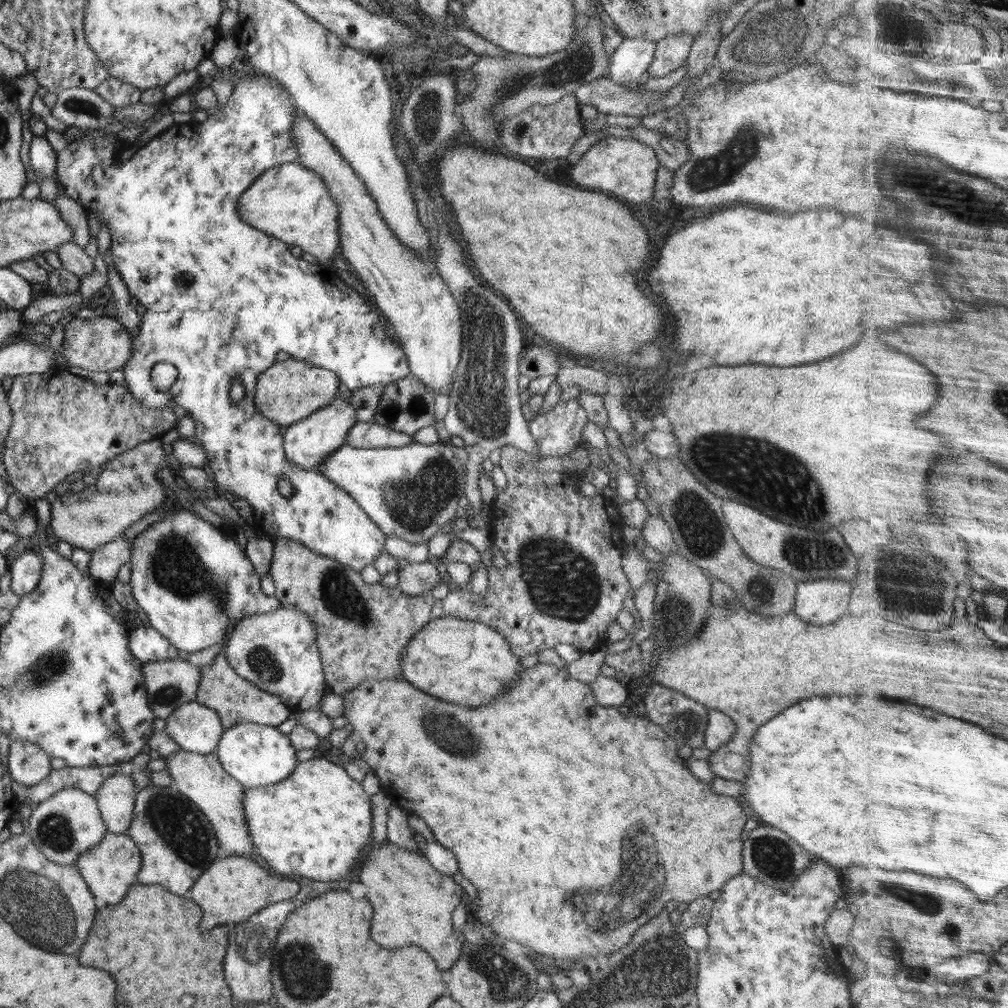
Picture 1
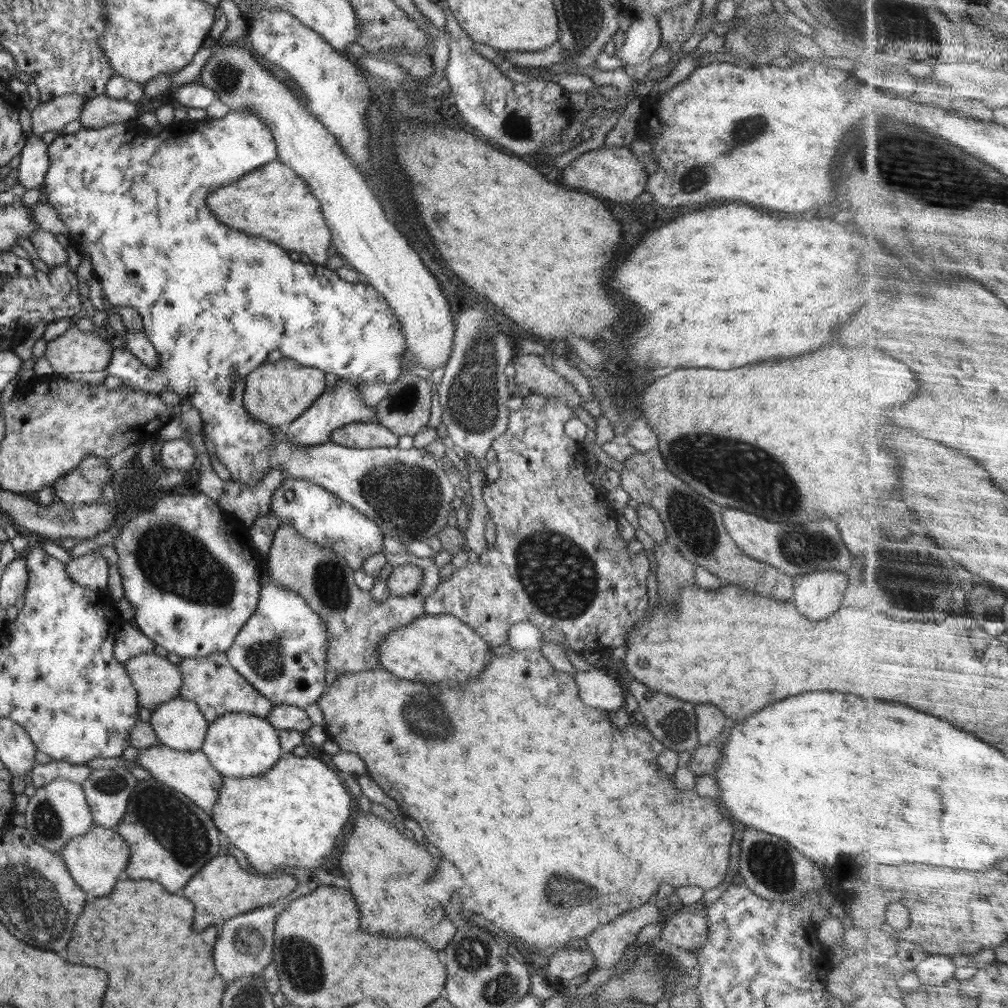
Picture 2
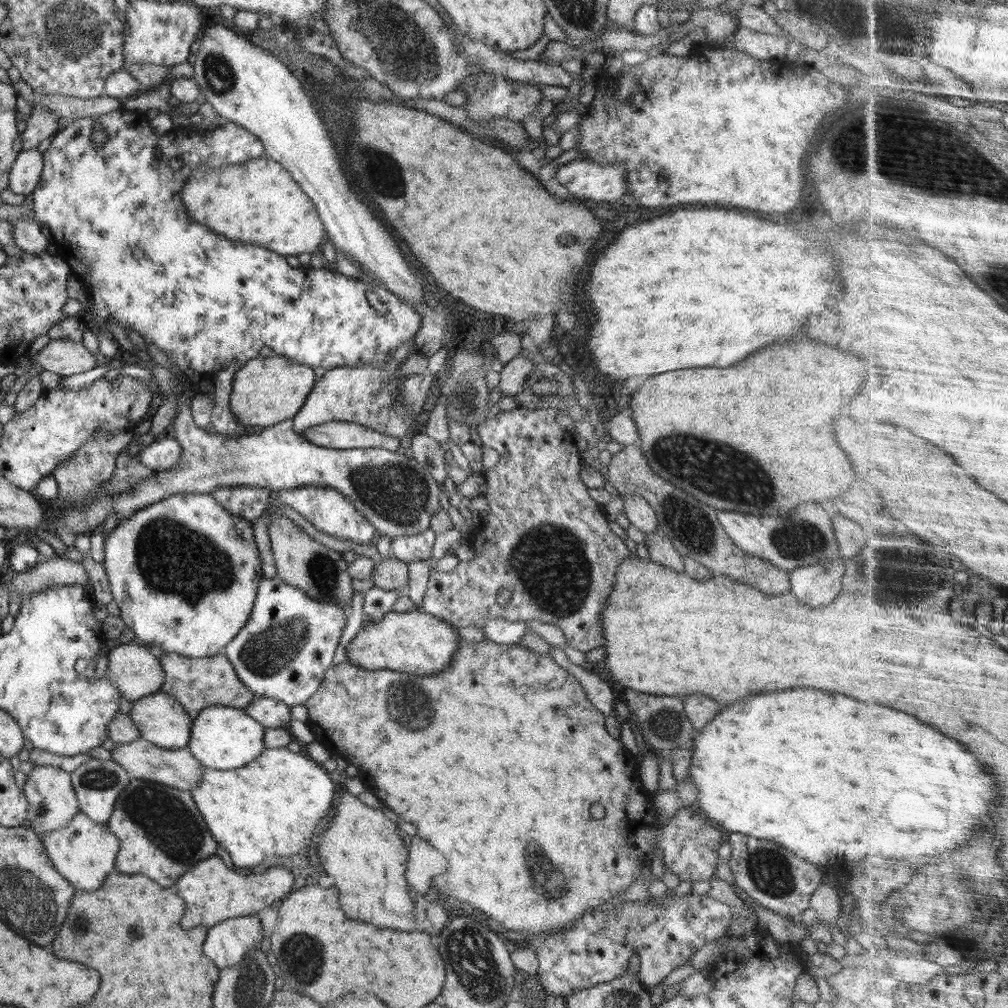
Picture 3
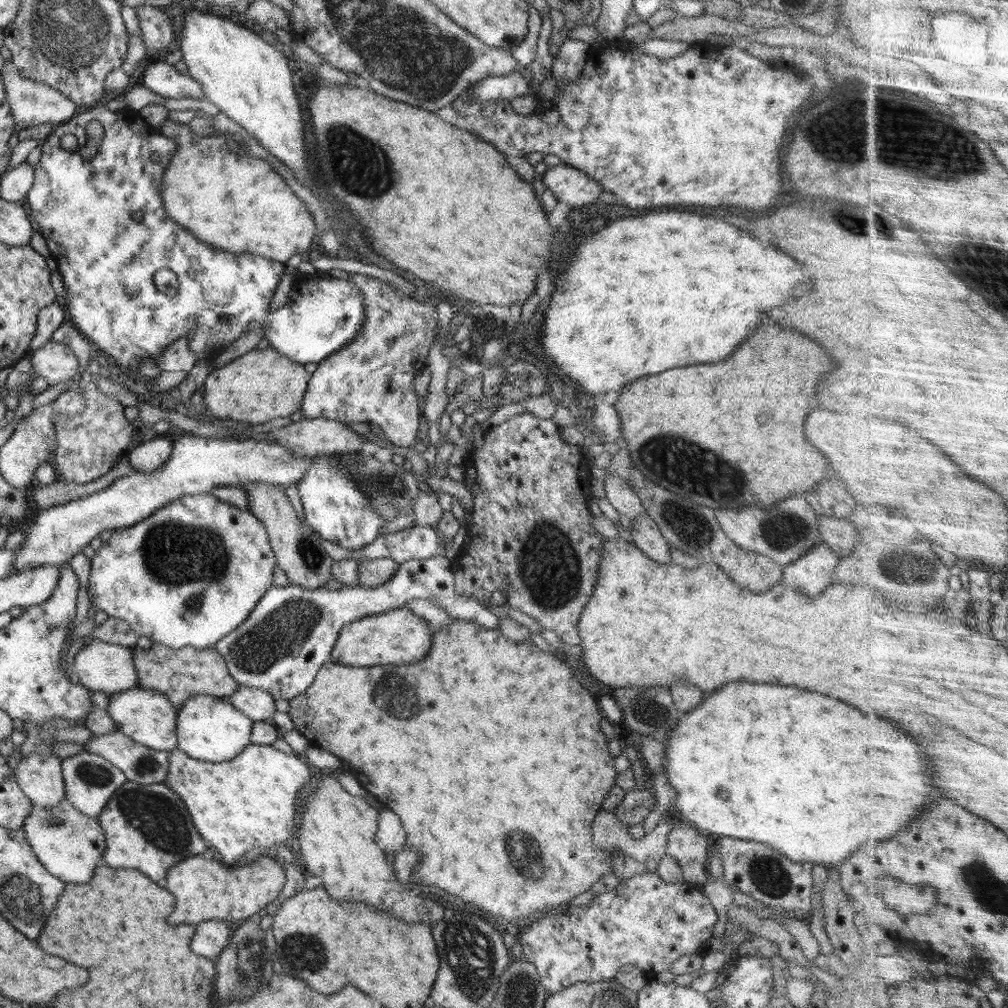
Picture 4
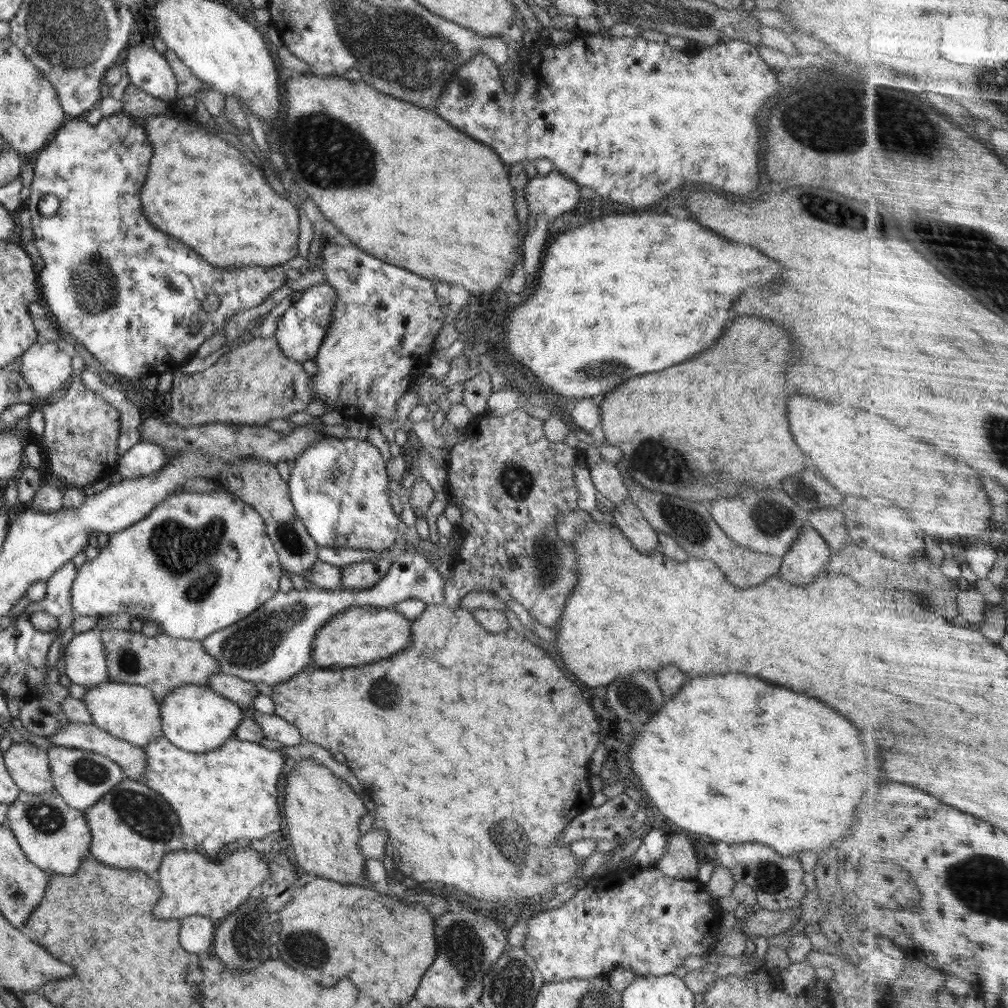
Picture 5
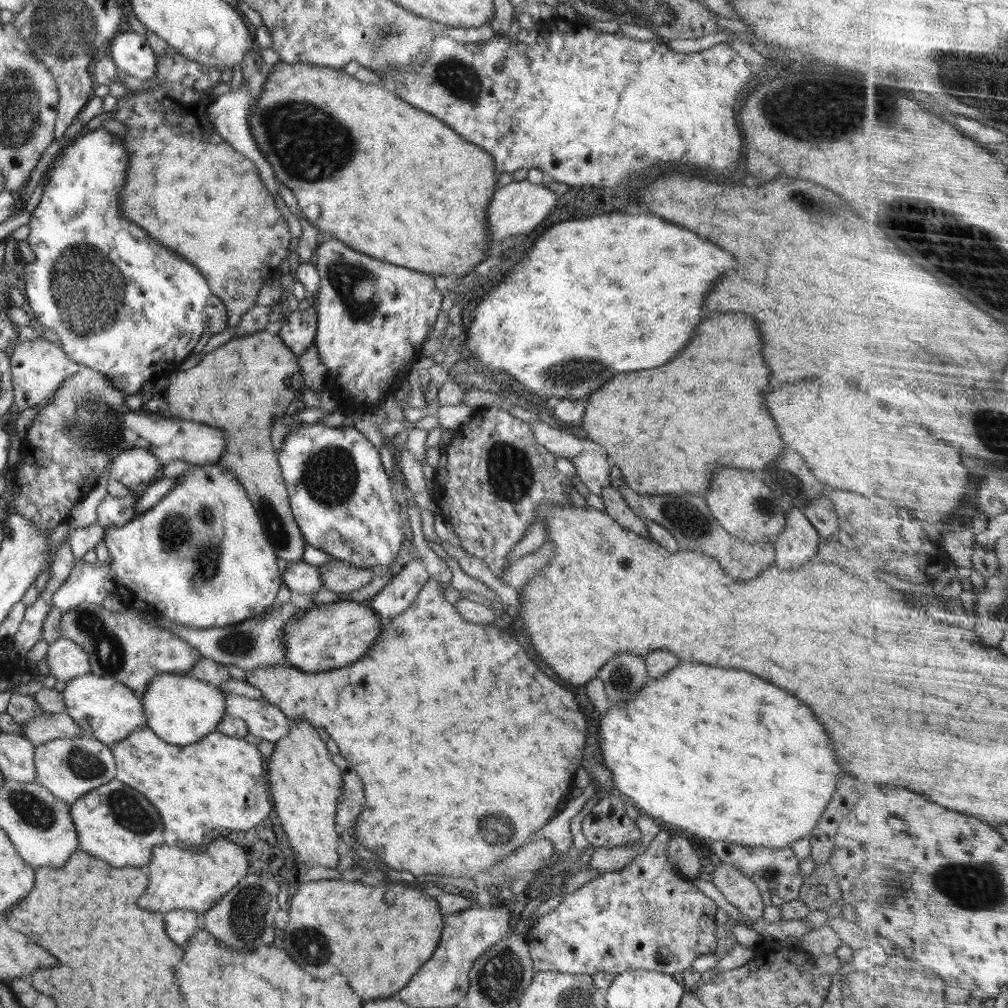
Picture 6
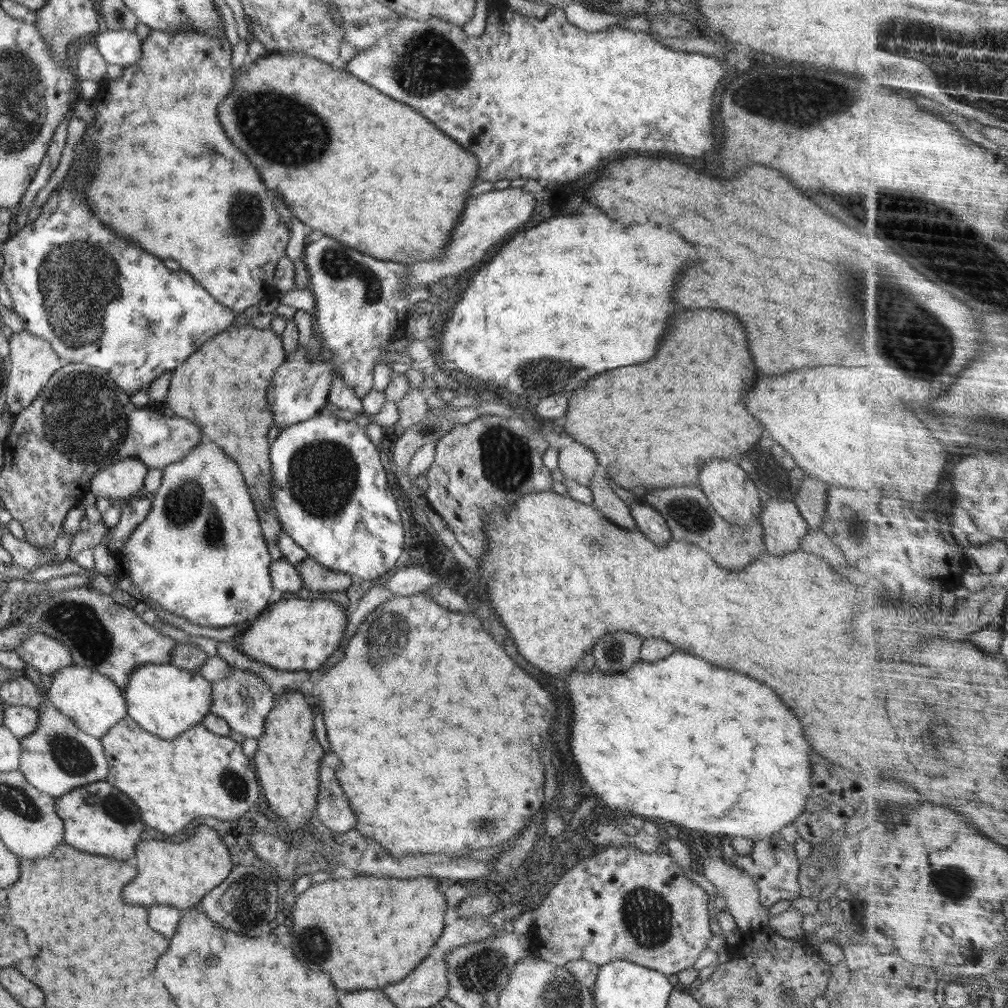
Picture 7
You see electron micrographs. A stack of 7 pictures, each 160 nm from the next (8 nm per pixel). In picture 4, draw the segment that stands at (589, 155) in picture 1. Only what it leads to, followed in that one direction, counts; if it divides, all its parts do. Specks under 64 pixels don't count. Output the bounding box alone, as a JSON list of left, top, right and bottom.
[543,162,604,207]

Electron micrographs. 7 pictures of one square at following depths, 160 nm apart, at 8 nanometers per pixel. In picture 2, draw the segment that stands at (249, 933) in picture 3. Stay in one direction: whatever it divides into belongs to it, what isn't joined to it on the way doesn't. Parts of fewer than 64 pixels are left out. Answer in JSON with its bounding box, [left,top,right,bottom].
[214,905,277,982]

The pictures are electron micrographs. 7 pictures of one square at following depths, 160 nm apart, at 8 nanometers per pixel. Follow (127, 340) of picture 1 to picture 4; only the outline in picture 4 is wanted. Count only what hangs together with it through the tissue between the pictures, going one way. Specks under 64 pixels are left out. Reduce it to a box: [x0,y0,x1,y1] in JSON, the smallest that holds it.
[31,340,83,386]

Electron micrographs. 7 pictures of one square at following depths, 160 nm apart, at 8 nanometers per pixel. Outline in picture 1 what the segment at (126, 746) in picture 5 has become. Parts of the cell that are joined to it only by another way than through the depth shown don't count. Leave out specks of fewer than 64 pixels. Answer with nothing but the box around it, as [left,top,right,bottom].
[164,749,255,856]

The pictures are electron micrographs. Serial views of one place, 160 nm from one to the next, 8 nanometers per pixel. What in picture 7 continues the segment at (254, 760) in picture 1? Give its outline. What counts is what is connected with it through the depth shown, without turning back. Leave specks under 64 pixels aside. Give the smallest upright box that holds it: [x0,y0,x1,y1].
[123,664,211,739]

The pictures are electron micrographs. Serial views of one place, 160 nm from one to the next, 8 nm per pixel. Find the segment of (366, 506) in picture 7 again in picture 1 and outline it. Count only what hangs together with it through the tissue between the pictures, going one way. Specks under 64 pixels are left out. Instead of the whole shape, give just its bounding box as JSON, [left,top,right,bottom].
[46,76,411,572]

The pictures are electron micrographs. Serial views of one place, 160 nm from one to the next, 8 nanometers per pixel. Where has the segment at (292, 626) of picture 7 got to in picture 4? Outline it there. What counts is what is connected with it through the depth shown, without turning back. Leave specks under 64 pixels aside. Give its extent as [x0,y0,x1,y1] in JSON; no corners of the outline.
[330,606,433,667]

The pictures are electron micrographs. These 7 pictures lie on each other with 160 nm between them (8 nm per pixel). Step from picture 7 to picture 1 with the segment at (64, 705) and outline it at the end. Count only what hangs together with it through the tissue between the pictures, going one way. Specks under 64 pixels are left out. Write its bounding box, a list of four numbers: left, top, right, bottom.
[165,701,224,755]

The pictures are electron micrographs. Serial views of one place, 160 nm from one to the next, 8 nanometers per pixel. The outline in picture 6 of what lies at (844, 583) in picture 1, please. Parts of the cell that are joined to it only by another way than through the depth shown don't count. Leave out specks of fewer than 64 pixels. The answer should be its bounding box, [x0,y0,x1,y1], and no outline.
[772,507,821,571]

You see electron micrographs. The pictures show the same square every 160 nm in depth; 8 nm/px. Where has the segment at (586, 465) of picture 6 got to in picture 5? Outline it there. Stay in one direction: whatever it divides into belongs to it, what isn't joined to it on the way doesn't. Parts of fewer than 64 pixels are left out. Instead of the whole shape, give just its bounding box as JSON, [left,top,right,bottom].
[589,460,629,505]

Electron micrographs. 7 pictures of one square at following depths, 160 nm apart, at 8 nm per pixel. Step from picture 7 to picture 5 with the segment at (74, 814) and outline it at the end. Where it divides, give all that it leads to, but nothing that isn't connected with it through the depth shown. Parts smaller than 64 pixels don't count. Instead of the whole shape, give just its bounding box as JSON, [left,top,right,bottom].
[83,780,184,878]

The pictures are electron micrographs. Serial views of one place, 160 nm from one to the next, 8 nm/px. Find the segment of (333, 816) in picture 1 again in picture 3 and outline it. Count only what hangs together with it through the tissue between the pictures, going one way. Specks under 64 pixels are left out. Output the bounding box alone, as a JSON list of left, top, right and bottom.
[191,748,340,871]

